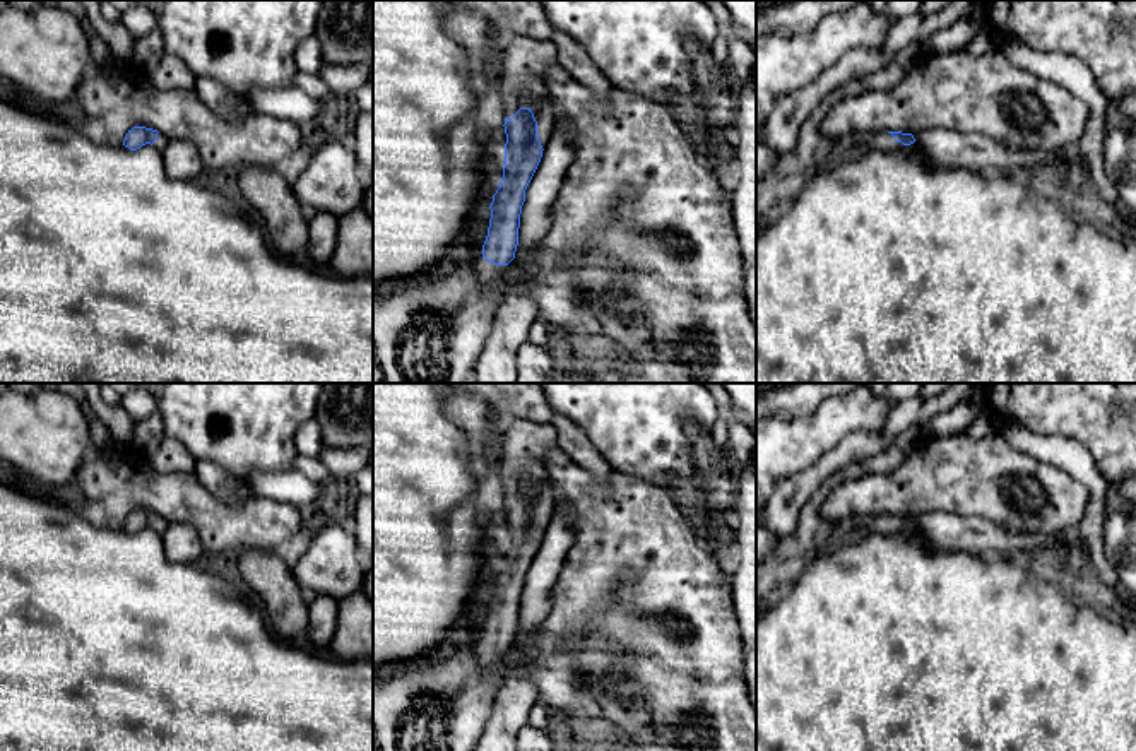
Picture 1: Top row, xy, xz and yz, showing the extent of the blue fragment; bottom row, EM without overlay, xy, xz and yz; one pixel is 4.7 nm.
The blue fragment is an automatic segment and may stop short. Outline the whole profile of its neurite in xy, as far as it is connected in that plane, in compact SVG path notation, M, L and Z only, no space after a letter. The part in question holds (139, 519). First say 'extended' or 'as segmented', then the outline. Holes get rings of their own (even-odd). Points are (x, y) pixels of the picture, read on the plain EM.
extended; M133 510L125 518L123 529L128 530L130 534L137 534L145 527L151 527L163 535L168 525L169 522L159 517L157 513L145 512L145 510Z

